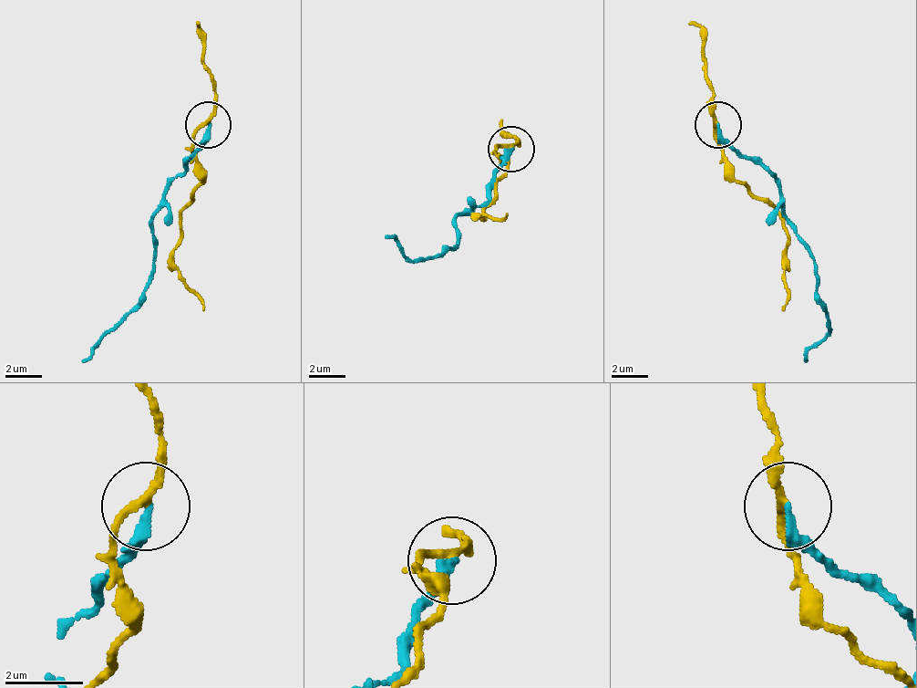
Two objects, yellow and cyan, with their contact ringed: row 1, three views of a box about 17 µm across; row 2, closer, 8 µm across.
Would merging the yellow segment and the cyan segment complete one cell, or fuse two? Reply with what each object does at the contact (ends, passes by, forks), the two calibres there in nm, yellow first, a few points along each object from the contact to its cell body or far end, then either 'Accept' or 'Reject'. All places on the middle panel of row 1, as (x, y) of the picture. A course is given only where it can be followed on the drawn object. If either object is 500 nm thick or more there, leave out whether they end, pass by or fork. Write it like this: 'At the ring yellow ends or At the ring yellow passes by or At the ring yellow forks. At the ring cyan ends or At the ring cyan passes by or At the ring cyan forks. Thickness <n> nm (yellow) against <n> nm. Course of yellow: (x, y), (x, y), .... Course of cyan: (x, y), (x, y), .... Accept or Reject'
At the ring yellow passes by. At the ring cyan ends. Thickness 180 nm (yellow) against 240 nm. Course of yellow: (510, 150), (496, 150), (505, 172), (482, 210), (482, 219), (478, 219), (505, 214). Course of cyan: (510, 150), (510, 154), (473, 210), (455, 219), (455, 246), (446, 246), (414, 260), (386, 237). Reject

